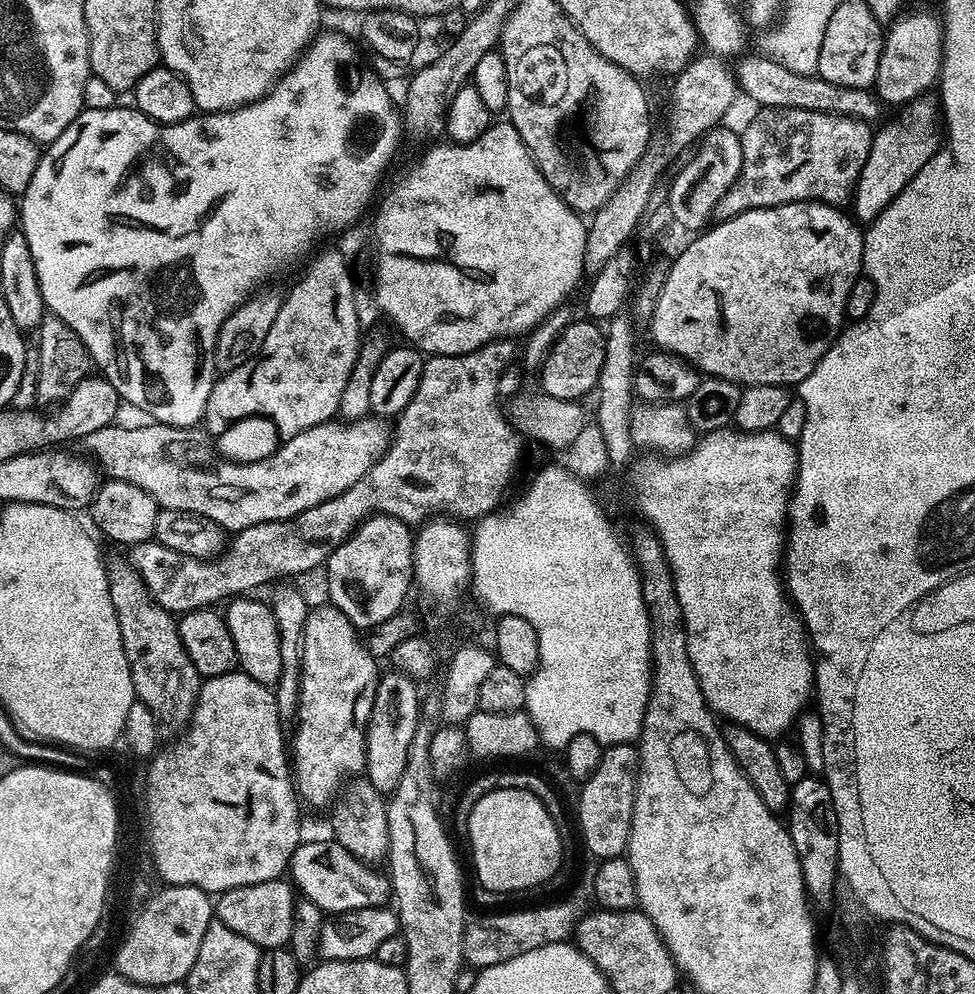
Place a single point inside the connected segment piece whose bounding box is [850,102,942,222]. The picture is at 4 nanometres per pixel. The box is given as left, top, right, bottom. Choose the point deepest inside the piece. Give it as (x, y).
(898, 153)

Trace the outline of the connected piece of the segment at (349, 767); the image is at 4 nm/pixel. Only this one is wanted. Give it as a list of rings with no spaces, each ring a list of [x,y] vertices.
[[[331,603],[312,608],[304,622],[300,697],[295,712],[300,725],[296,737],[290,740],[294,753],[290,771],[297,797],[307,807],[309,804],[312,808],[324,808],[337,799],[346,782],[365,771],[368,719],[376,697],[378,660],[369,654],[356,625]]]

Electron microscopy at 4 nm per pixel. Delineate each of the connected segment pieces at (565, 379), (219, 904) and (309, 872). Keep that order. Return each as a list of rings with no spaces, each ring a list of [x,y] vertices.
[[[573,319],[571,324],[562,330],[558,342],[550,350],[544,367],[539,369],[540,384],[543,395],[563,400],[583,401],[584,395],[591,393],[602,374],[602,362],[606,358],[605,329],[591,319]]]
[[[285,879],[267,880],[254,886],[235,887],[221,893],[214,904],[215,917],[236,934],[258,945],[262,950],[285,947],[292,938],[296,894]]]
[[[335,839],[326,842],[301,843],[294,850],[290,863],[290,880],[295,891],[326,914],[353,912],[363,908],[379,908],[390,900],[390,884],[371,867],[361,863]]]

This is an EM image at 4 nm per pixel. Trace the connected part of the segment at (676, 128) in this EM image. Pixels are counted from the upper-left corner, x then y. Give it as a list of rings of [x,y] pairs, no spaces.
[[[720,60],[688,61],[675,77],[676,85],[672,88],[672,125],[668,132],[678,147],[687,144],[695,145],[705,134],[721,123],[720,120],[732,108],[732,103],[738,96],[737,73],[727,68]]]

